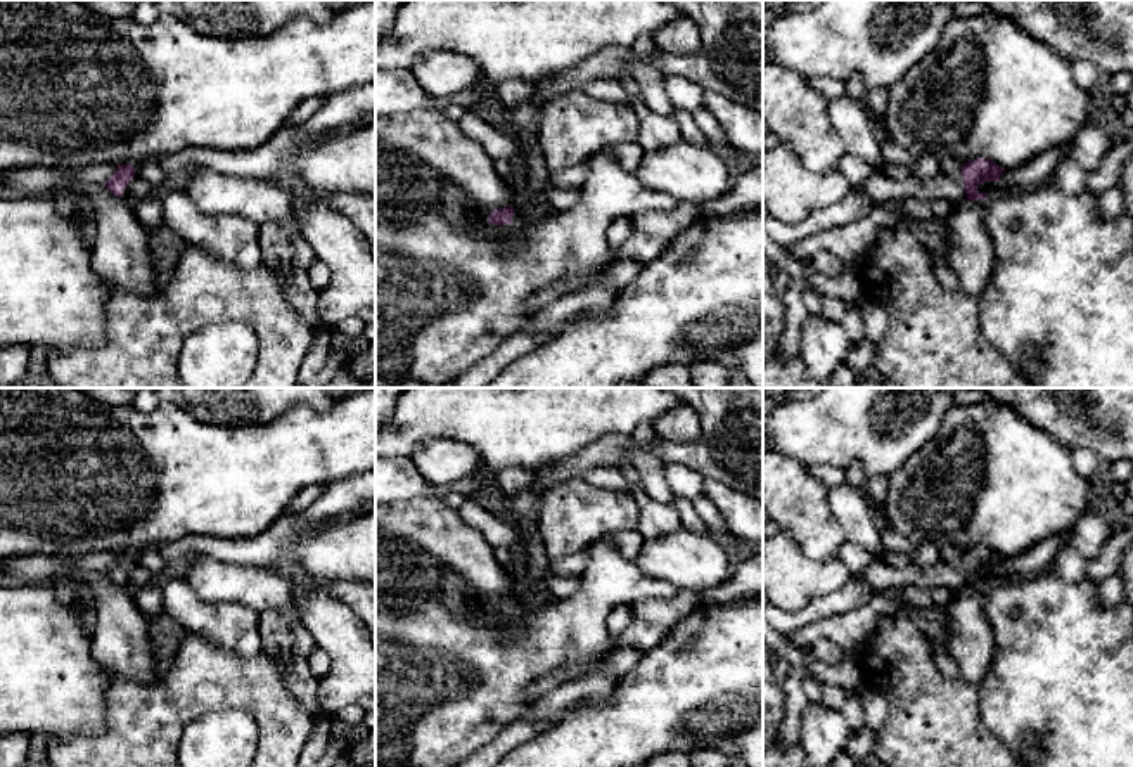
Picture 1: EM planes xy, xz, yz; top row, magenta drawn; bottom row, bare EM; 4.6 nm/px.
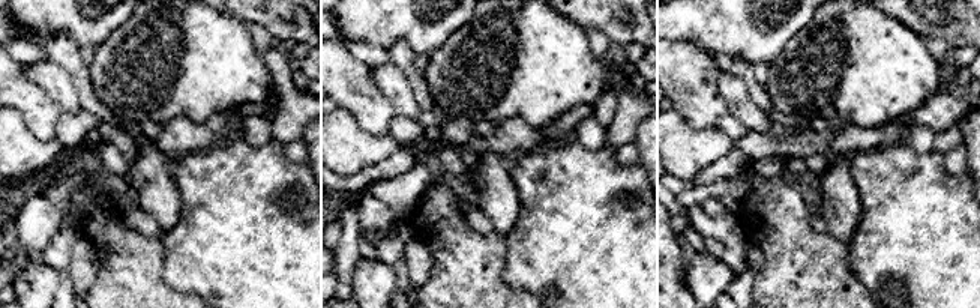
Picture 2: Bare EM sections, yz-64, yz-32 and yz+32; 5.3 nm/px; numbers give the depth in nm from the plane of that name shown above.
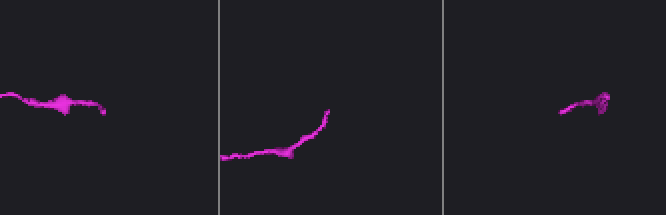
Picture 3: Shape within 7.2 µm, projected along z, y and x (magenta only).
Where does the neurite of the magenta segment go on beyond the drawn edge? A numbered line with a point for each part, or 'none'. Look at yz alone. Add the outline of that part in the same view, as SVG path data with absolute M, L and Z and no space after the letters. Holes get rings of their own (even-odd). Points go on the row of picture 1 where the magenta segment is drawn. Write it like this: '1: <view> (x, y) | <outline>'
1: yz (879, 187) | M884 171L872 173L858 187L874 204L901 203L906 197L917 197L920 201L963 201L967 199L962 175L946 175L938 171L929 180L917 180L906 177L894 180Z

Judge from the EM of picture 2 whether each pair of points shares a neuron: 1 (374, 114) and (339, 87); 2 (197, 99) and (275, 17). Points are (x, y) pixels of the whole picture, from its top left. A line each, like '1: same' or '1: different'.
1: same
2: different

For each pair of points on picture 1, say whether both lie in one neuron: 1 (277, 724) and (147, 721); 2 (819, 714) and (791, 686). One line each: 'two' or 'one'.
1: one
2: two

